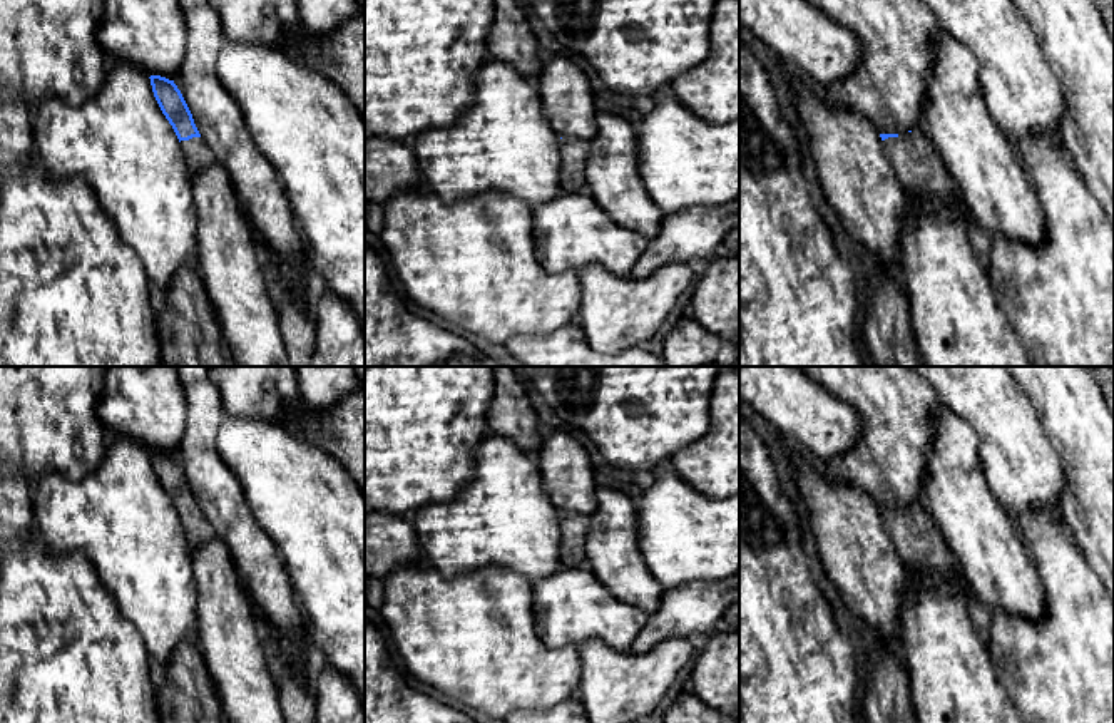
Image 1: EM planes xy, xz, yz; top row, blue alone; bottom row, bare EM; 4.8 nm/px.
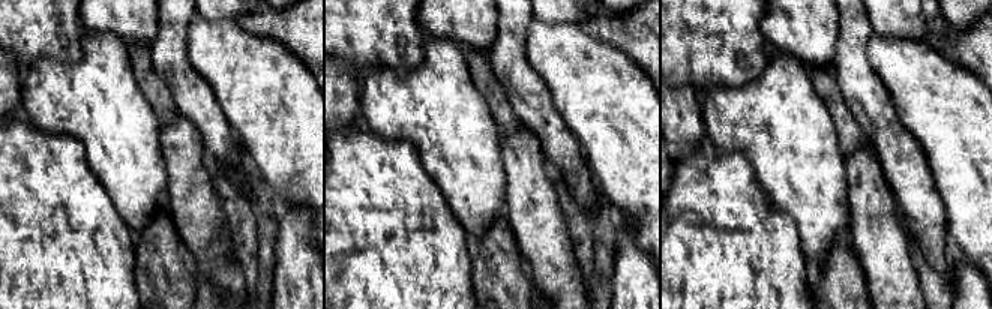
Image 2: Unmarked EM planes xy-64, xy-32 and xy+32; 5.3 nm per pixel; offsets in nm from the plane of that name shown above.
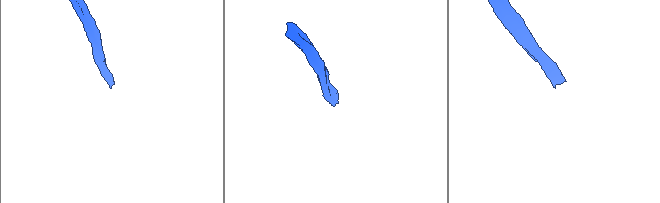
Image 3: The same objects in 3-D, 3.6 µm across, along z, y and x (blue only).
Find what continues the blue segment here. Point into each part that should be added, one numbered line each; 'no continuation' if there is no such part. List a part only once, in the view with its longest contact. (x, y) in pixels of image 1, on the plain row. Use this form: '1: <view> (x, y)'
1: xy (198, 529)

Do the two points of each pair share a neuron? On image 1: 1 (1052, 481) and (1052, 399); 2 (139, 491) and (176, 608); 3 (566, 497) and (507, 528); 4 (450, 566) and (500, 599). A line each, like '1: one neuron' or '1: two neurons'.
1: two neurons
2: one neuron
3: two neurons
4: two neurons

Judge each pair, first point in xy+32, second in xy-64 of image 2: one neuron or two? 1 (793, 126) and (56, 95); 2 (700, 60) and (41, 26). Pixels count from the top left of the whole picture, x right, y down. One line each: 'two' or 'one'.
1: one
2: one

